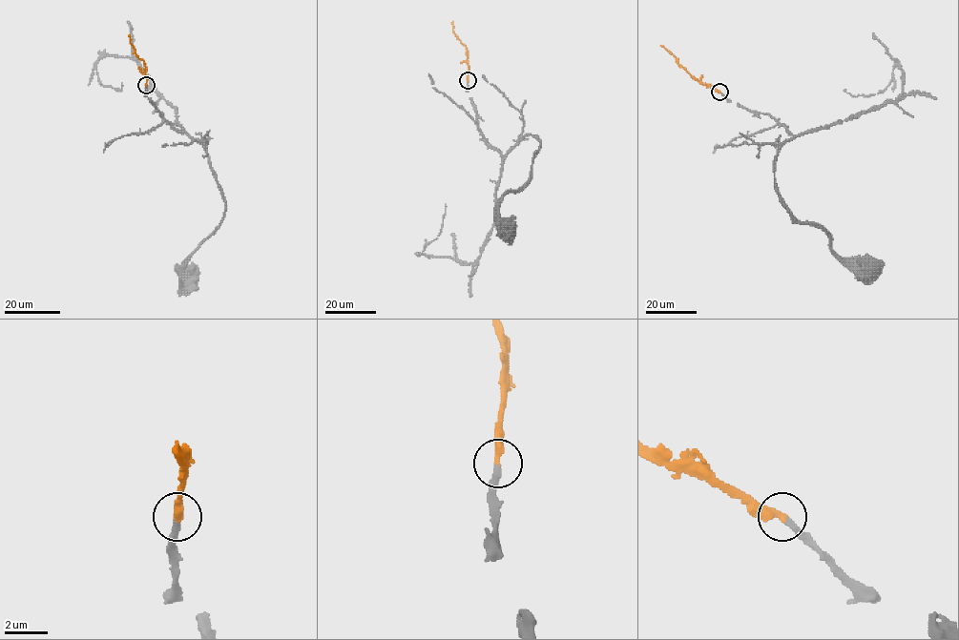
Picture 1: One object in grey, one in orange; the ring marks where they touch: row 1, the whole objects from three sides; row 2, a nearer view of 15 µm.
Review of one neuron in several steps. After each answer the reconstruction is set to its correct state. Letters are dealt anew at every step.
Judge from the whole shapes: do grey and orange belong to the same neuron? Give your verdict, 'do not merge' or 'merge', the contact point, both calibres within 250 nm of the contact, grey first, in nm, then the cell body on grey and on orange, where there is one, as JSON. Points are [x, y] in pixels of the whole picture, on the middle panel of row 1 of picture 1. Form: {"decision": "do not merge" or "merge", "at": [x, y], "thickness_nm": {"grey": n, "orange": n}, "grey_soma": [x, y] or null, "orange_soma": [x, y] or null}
{"decision": "merge", "at": [468, 80], "thickness_nm": {"grey": 280, "orange": 360}, "grey_soma": [507, 230], "orange_soma": null}

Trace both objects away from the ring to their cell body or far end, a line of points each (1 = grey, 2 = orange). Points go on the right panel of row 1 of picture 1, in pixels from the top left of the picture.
1: (719, 92), (768, 113), (796, 135), (776, 156), (781, 205), (799, 220), (816, 223), (837, 255), (870, 264)
2: (719, 92), (700, 84), (660, 45)

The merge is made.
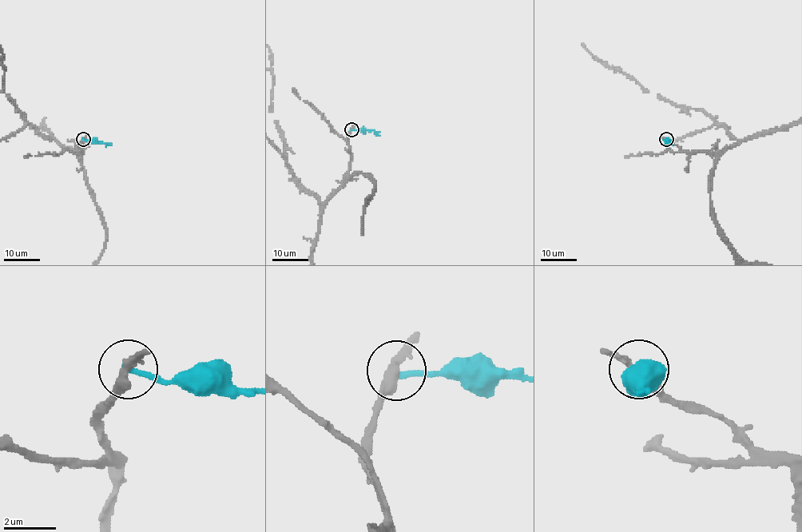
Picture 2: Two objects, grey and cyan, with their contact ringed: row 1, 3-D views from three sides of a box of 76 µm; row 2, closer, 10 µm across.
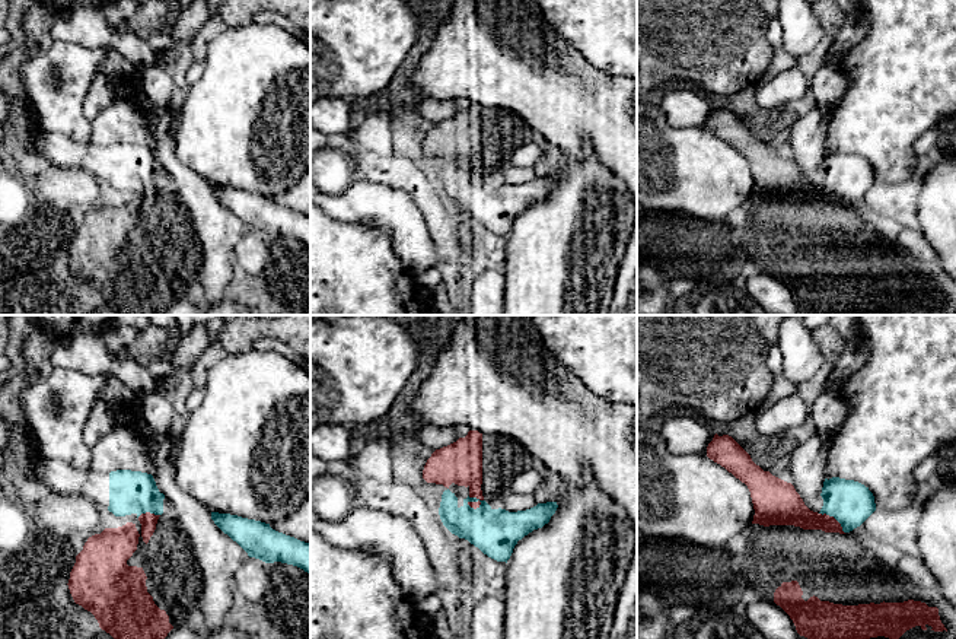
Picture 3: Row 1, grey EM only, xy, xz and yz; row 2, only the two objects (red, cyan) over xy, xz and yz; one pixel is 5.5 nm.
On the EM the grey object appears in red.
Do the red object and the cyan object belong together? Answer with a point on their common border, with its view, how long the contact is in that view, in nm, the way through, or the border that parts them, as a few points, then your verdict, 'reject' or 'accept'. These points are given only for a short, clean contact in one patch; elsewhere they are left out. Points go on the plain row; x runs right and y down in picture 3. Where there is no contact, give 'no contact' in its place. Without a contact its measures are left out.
xz (477, 171) | 100 nm | along xz (468, 169), (474, 169), (480, 180) | reject

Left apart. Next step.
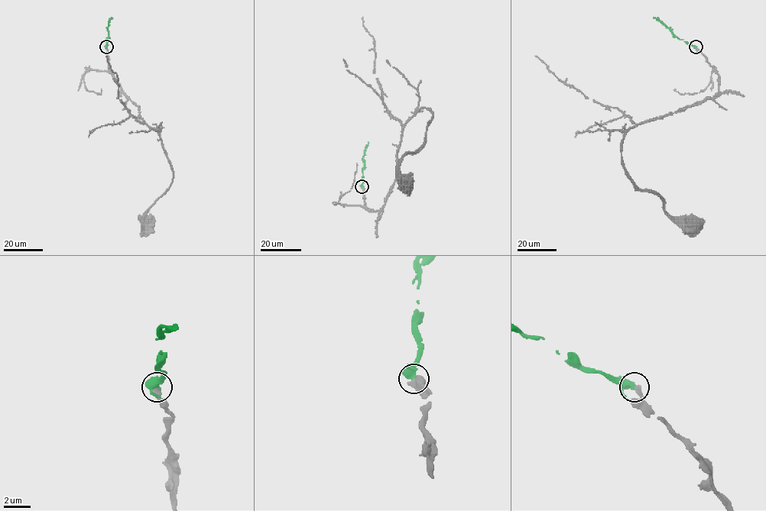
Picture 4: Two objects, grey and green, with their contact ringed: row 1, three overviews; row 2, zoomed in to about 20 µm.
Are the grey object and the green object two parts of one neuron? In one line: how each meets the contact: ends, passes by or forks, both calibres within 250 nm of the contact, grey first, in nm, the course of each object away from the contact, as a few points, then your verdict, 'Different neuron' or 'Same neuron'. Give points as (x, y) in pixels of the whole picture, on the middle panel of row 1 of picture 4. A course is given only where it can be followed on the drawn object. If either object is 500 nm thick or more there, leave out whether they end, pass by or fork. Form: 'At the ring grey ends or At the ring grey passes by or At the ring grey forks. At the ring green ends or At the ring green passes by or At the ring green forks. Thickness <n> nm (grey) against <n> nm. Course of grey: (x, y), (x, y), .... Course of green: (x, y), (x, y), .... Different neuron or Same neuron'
At the ring grey ends. At the ring green passes by. Thickness 320 nm (grey) against 360 nm. Course of grey: (361, 186), (365, 207), (380, 211), (402, 130), (426, 108), (433, 114), (426, 141), (397, 165), (407, 185). Course of green: (361, 186), (363, 156), (368, 142). Same neuron

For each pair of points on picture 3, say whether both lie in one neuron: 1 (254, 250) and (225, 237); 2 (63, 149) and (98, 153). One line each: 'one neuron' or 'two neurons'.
1: two neurons
2: one neuron

